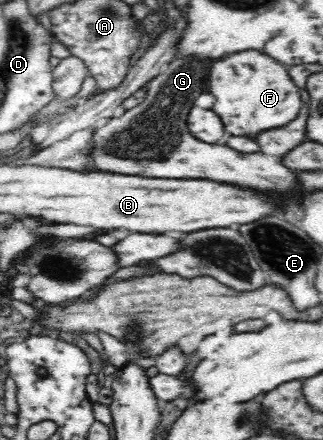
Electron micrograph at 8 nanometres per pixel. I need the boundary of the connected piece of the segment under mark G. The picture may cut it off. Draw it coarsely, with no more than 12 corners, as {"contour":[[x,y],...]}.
{"contour":[[177,56],[143,102],[92,130],[85,170],[205,178],[287,194],[263,152],[199,141],[186,123],[207,62]]}

